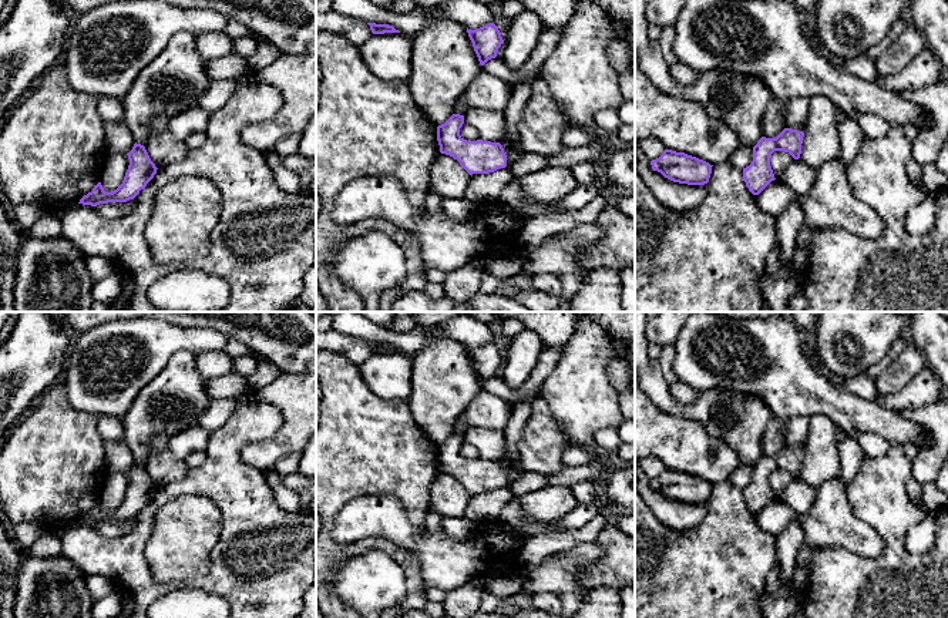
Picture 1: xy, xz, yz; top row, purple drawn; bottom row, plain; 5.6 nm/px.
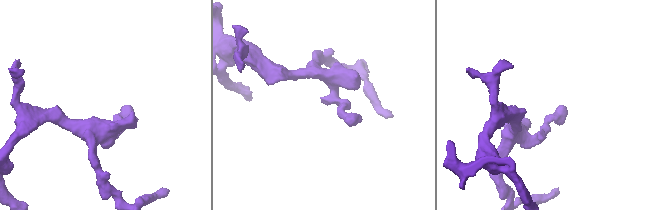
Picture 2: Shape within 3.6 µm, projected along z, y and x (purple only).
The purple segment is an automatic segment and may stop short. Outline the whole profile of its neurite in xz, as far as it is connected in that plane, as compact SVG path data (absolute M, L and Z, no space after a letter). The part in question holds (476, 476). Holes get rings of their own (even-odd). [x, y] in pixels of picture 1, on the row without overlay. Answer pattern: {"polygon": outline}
{"polygon": "M453 433L437 446L440 471L453 476L470 493L488 493L507 486L507 474L500 461L467 460L460 454L464 434Z"}

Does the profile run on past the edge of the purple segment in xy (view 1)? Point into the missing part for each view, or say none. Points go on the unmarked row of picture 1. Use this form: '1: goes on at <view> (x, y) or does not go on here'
1: does not go on here

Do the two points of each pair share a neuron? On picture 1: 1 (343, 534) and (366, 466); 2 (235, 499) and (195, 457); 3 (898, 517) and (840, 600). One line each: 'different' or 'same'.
1: different
2: different
3: same

